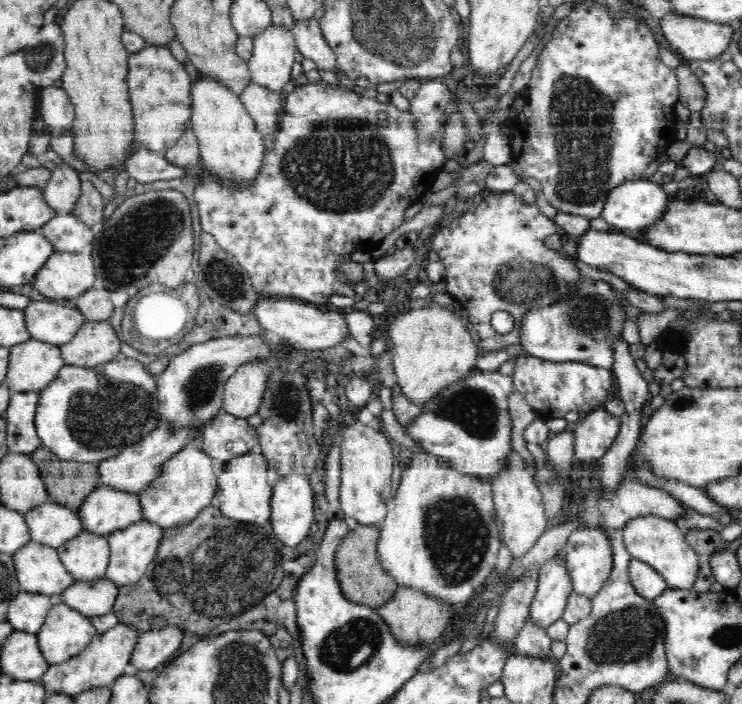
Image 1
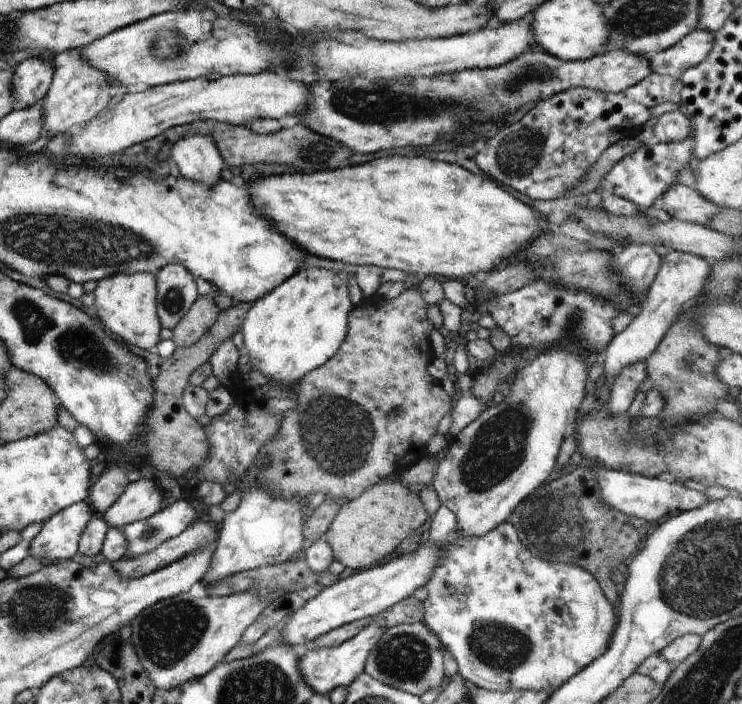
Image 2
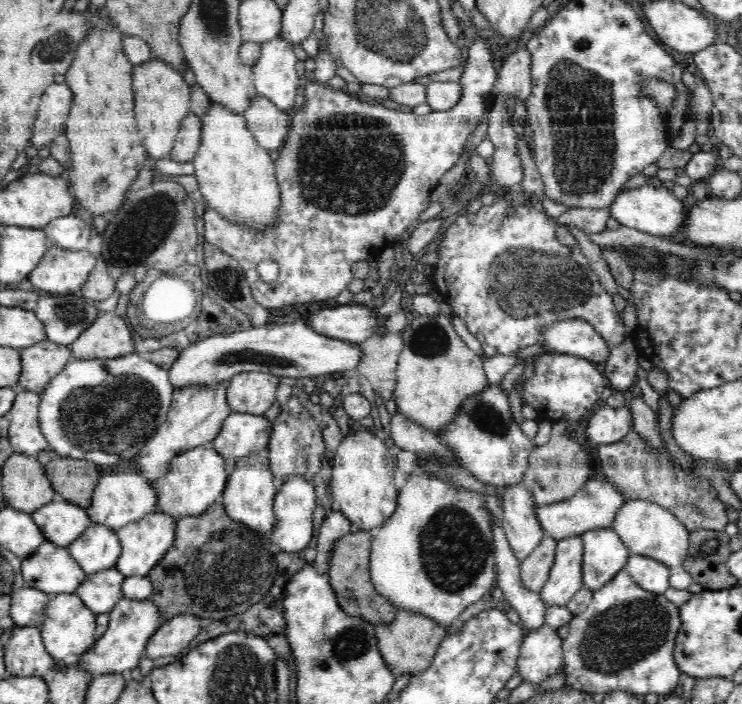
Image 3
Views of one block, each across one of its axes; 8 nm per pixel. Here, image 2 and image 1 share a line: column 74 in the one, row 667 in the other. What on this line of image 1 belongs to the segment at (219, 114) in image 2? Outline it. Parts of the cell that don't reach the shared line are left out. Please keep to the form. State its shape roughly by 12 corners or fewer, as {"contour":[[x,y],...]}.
{"contour":[[184,630],[141,632],[130,664],[152,670],[181,646]]}

